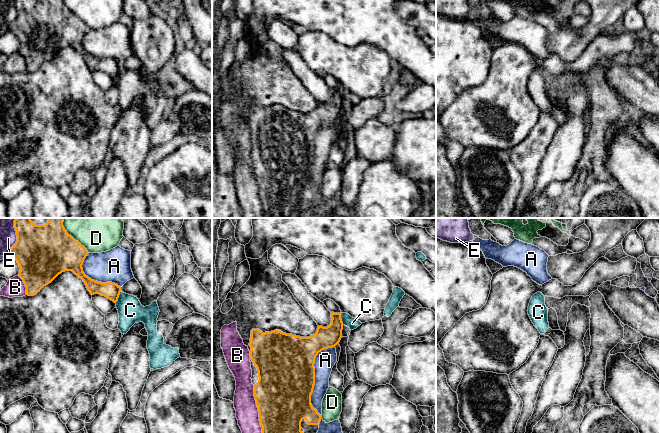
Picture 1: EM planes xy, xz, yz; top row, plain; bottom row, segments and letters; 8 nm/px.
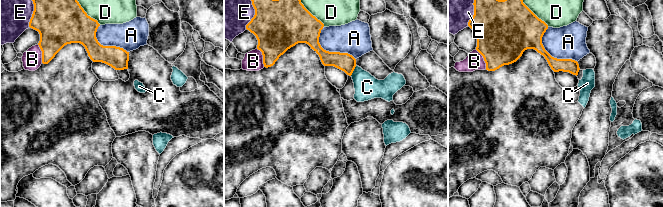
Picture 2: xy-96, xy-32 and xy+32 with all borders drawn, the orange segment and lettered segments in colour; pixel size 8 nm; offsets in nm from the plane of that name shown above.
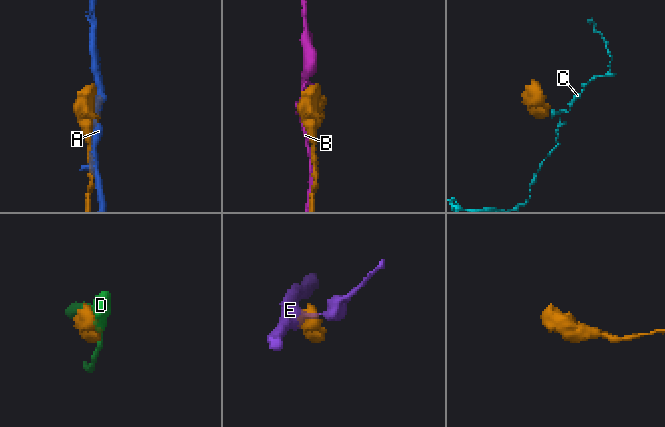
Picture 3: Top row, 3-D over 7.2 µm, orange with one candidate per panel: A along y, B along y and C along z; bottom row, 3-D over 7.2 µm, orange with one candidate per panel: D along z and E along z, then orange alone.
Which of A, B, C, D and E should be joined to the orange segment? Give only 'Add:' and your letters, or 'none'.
Add: none

